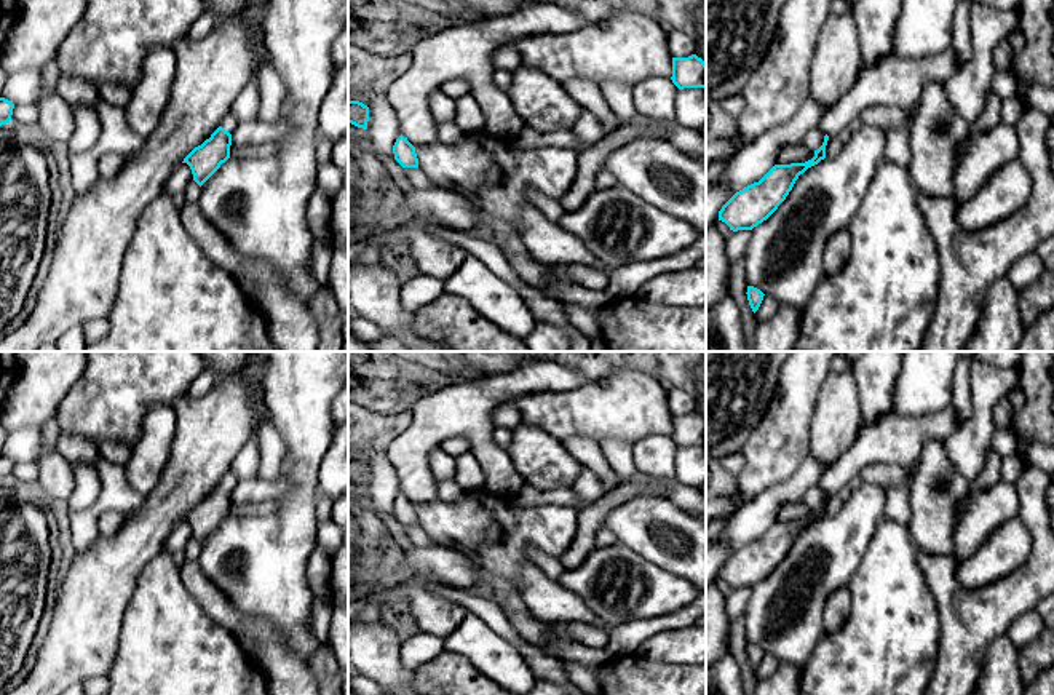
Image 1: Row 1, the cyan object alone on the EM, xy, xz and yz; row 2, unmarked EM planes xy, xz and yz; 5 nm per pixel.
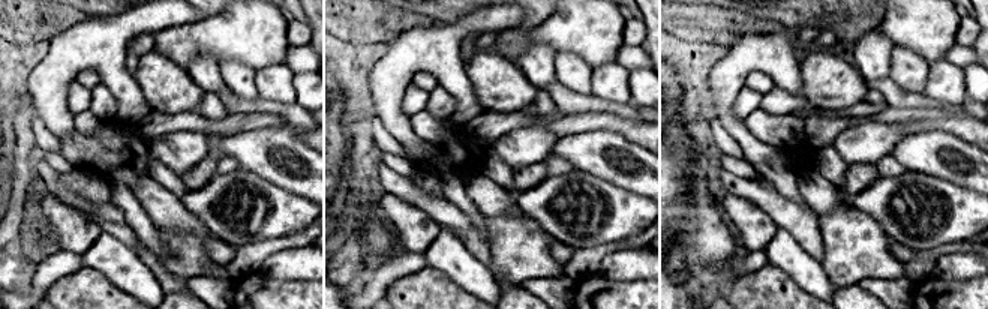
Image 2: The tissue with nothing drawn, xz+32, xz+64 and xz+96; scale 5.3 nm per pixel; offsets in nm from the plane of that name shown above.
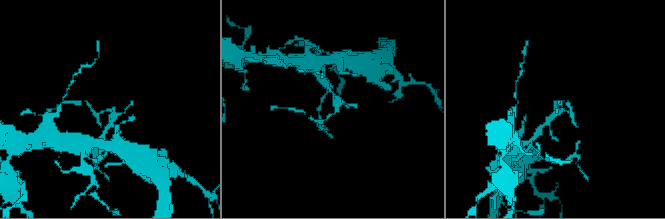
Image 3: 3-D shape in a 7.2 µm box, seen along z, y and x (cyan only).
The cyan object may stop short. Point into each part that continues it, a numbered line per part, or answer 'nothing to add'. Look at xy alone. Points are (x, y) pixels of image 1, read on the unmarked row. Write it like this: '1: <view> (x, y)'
1: xy (229, 481)

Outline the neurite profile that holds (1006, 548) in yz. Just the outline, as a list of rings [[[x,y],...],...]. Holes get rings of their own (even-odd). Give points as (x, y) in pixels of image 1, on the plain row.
[[[1016,516],[993,530],[974,554],[957,564],[957,582],[966,590],[989,586],[1022,567],[1030,553],[1032,535]]]

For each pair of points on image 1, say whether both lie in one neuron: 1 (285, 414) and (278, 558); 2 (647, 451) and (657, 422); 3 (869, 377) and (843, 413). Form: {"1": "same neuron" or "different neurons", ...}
{"1": "same neuron", "2": "different neurons", "3": "different neurons"}

